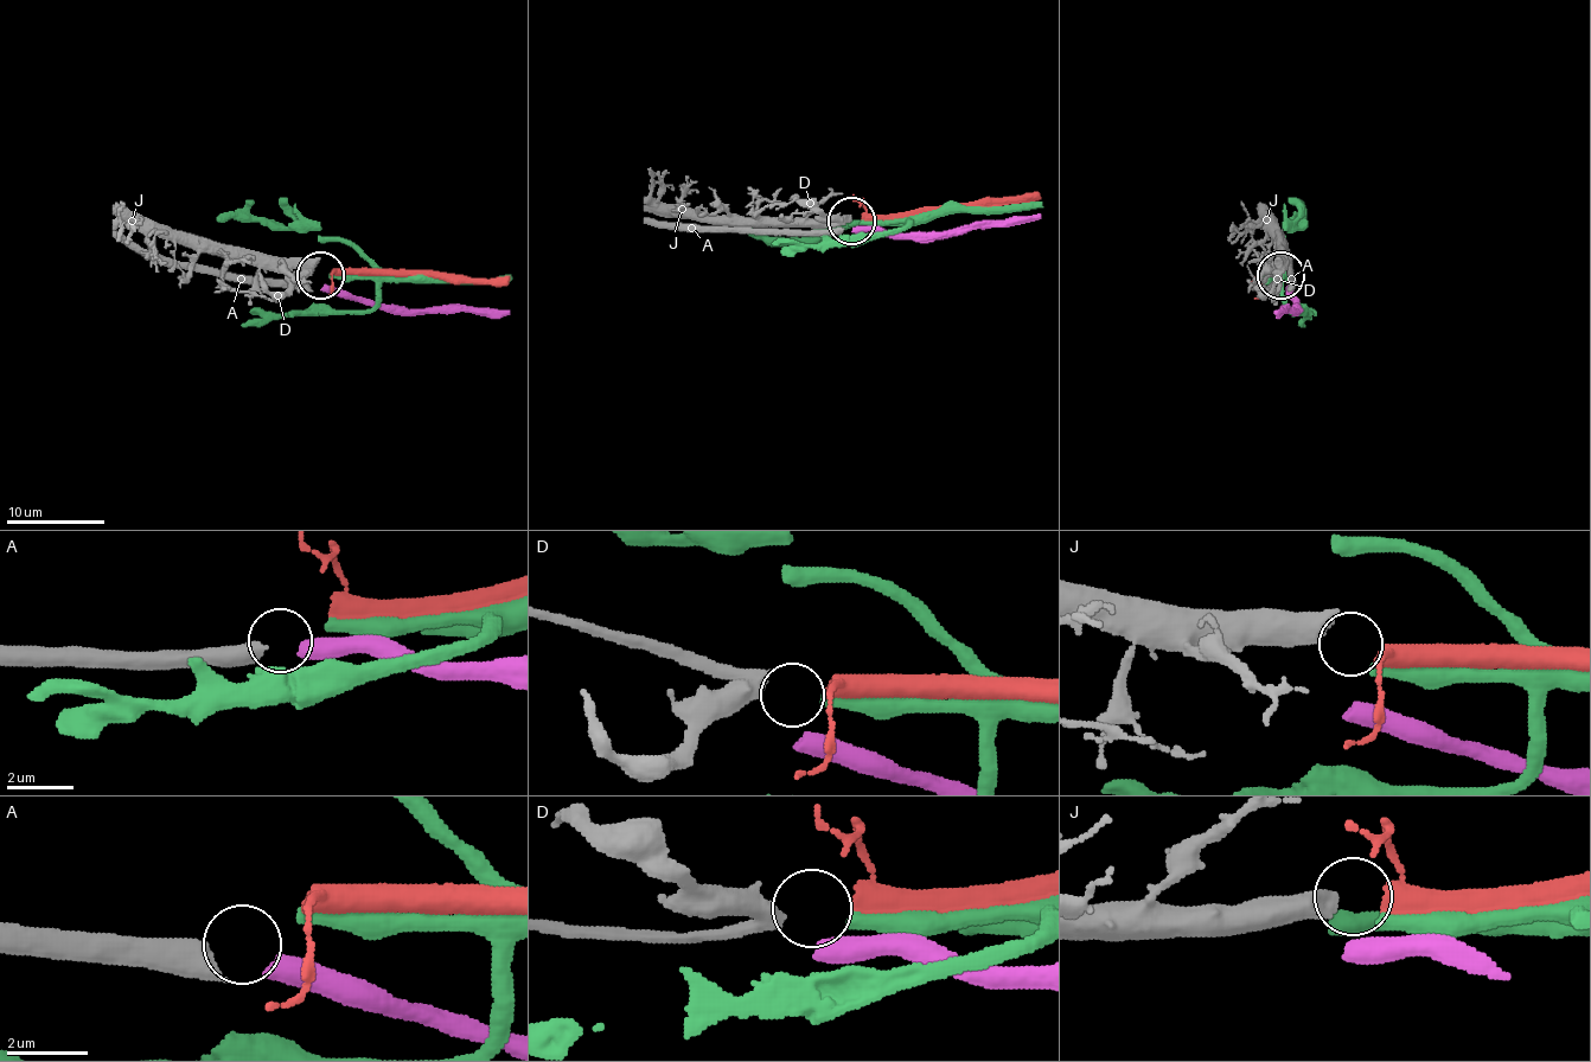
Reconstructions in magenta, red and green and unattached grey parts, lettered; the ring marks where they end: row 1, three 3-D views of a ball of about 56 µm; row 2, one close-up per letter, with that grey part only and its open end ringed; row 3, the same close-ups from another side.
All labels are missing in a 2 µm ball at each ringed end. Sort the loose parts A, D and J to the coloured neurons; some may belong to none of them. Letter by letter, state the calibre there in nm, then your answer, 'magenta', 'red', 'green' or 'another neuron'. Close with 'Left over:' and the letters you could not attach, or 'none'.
A: 360 nm | magenta
D: 380 nm | green
J: 650 nm | red
Left over: none

